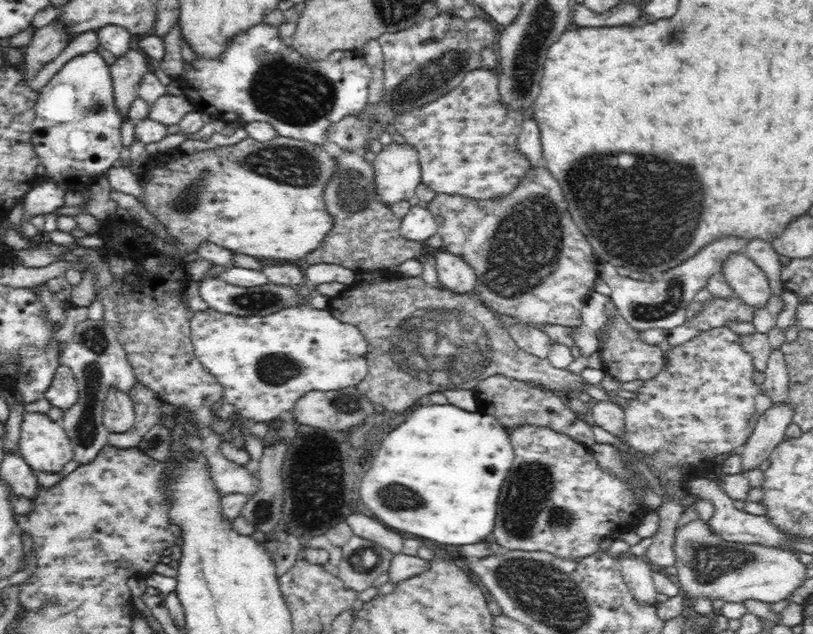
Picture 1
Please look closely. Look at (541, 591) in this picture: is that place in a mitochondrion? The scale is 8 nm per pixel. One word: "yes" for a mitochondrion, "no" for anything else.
yes

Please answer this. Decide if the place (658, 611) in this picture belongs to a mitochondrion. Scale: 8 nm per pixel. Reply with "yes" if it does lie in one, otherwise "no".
no

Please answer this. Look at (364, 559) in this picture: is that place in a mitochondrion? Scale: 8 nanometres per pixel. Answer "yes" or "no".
yes

